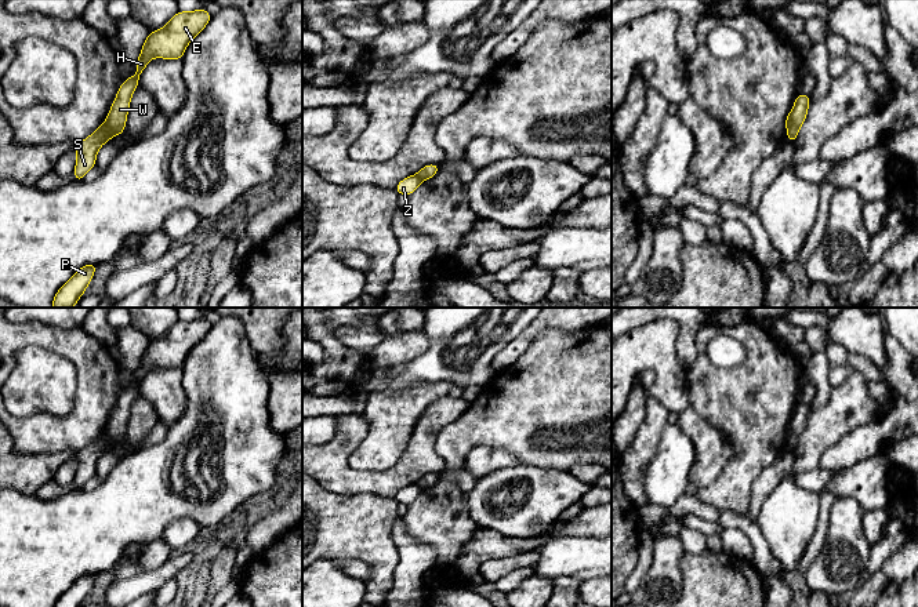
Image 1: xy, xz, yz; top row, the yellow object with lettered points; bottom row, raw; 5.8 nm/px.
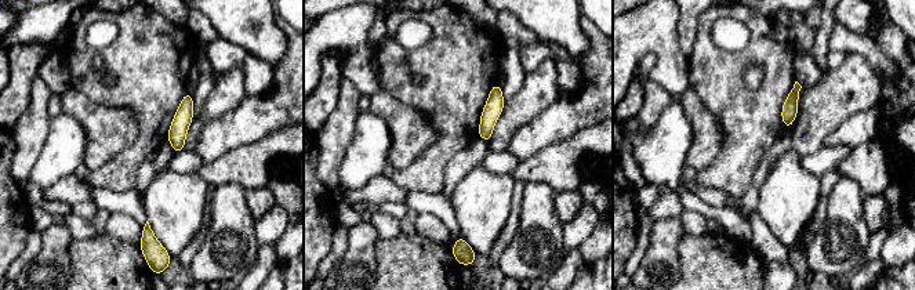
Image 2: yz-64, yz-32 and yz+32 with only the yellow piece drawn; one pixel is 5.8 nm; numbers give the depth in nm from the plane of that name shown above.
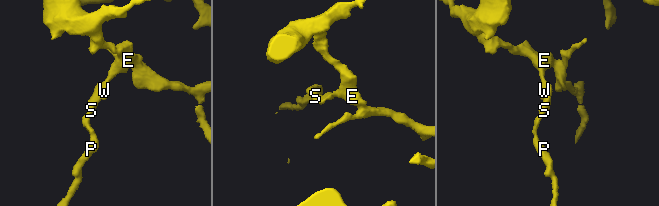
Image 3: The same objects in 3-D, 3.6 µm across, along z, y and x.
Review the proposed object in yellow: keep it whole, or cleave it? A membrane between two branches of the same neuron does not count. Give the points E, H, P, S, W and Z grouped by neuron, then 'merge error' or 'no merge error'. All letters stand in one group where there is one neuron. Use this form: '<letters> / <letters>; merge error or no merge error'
E H W / P S Z; merge error

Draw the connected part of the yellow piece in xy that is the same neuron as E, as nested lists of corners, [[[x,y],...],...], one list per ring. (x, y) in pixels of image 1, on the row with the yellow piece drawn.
[[[206,8],[191,12],[179,10],[162,29],[149,32],[135,63],[137,73],[119,87],[106,116],[106,124],[113,135],[124,132],[131,97],[148,62],[153,58],[182,59],[188,44],[207,26],[210,19],[211,14]]]

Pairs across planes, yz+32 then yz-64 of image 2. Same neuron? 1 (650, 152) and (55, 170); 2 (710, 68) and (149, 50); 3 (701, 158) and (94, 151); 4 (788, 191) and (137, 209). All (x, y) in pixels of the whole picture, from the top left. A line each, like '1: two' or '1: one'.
1: one
2: one
3: one
4: two

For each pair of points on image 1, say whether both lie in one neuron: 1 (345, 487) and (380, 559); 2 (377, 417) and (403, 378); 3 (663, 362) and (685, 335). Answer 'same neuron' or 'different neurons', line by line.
1: different neurons
2: different neurons
3: different neurons

